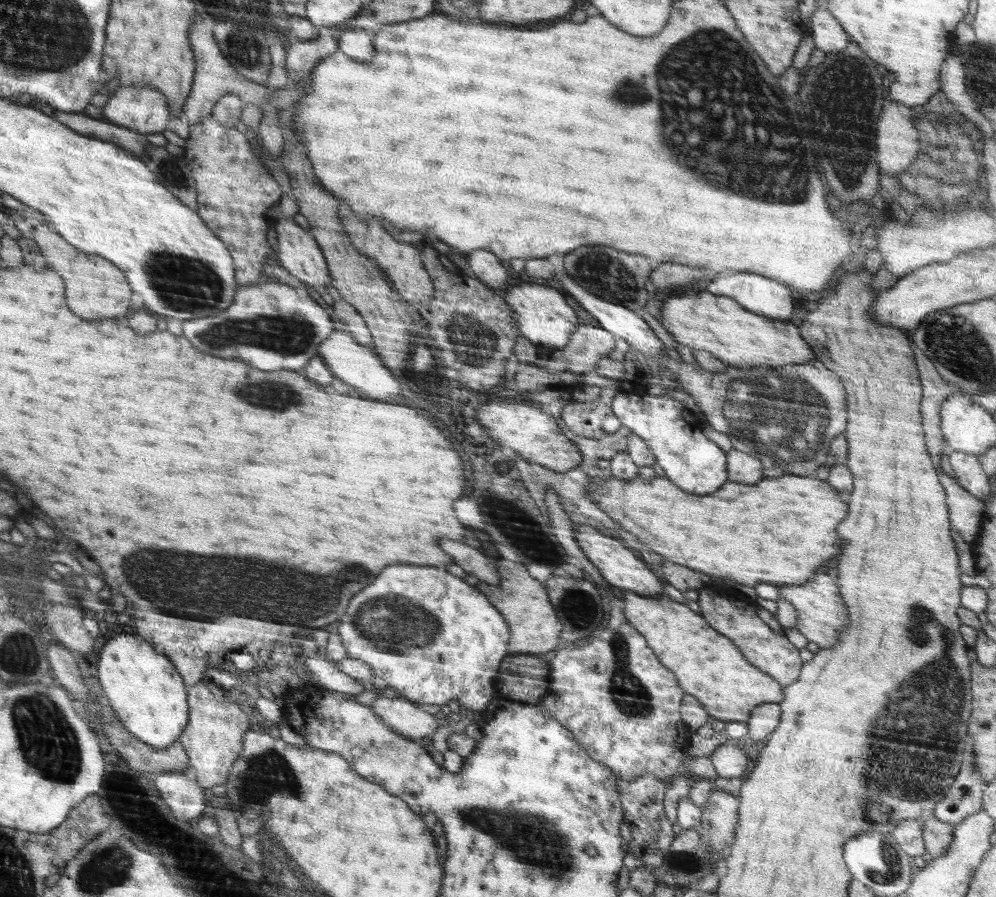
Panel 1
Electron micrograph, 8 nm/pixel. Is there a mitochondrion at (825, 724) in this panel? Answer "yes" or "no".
no

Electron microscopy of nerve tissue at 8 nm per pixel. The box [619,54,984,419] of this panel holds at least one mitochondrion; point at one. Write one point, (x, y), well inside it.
(956, 174)

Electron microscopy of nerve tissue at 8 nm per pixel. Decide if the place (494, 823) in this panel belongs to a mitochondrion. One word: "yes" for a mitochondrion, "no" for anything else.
yes

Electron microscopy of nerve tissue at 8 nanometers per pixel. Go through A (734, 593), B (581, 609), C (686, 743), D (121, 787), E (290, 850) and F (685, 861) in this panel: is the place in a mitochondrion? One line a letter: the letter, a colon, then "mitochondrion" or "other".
A: other
B: mitochondrion
C: other
D: other
E: other
F: mitochondrion

